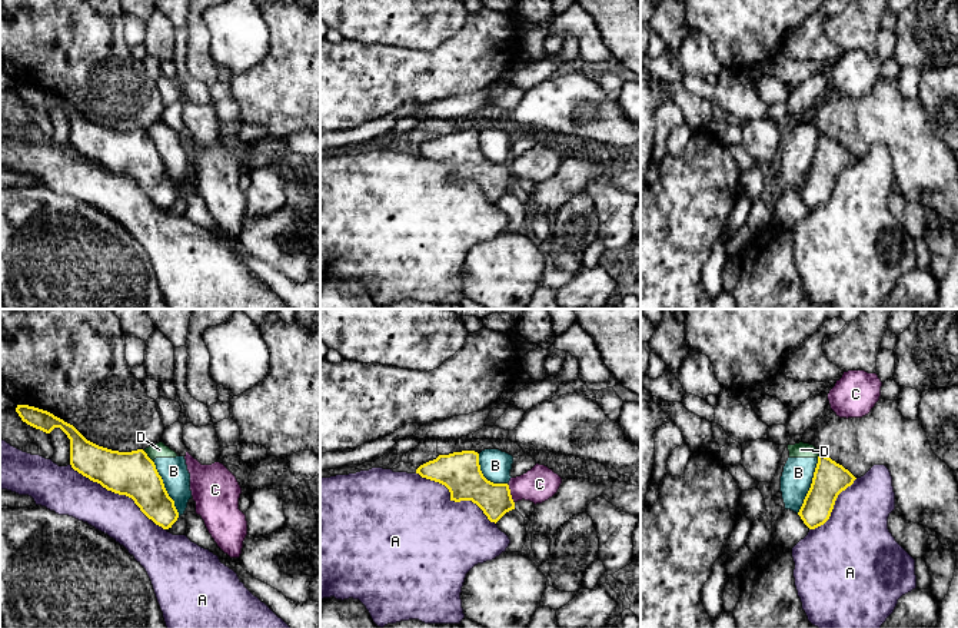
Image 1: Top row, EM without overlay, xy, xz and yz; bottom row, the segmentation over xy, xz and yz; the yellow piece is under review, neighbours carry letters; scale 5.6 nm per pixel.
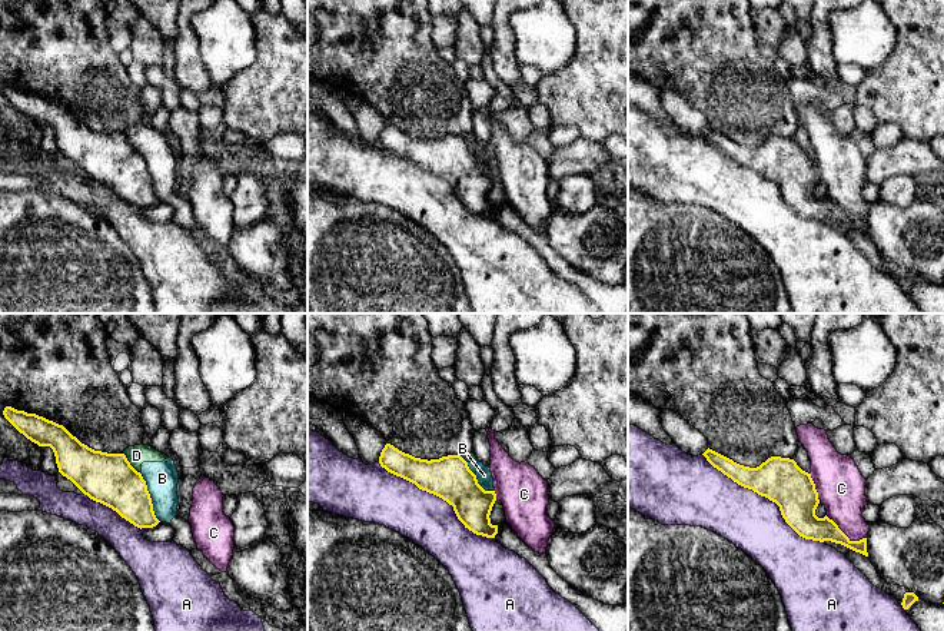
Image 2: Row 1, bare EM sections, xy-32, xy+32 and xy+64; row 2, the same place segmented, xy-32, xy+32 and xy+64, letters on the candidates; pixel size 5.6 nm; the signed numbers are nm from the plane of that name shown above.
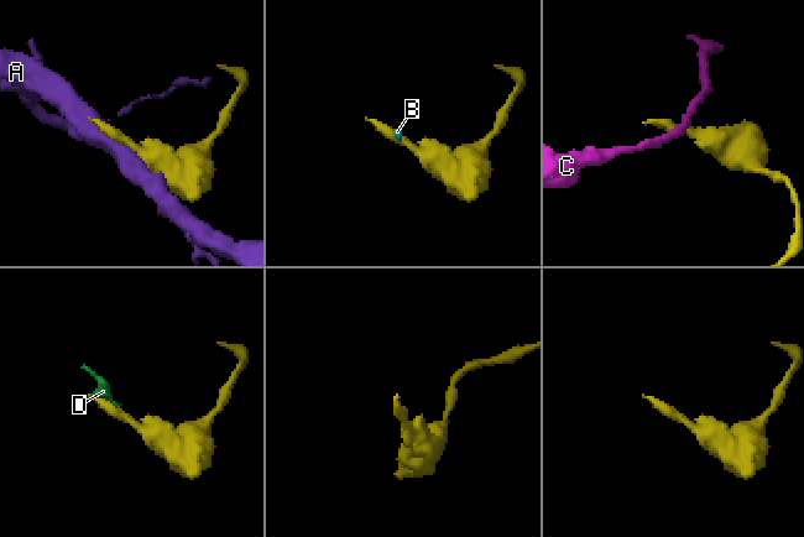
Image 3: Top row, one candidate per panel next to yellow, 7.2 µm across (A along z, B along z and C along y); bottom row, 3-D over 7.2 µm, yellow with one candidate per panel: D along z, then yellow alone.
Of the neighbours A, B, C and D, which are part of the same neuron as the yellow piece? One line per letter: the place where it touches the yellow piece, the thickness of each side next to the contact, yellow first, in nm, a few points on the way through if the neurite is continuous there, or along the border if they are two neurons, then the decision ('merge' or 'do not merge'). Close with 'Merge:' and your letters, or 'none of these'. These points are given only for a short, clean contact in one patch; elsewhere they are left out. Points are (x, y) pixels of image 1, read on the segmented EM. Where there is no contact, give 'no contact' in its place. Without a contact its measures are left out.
A: contact xy (117, 492); calibres 260 and 240 nm; do not merge
B: contact xy (165, 488); calibres 260 and 160 nm; border xy (152, 461), (179, 515); do not merge
C: contact xz (509, 494); calibres 200 and 200 nm; do not merge
D: contact xy (147, 457); calibres 260 and 80 nm; do not merge
Merge: none of these

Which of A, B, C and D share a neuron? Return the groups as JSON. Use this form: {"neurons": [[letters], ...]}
{"neurons": [["A"], ["B", "D"], ["C"]]}

